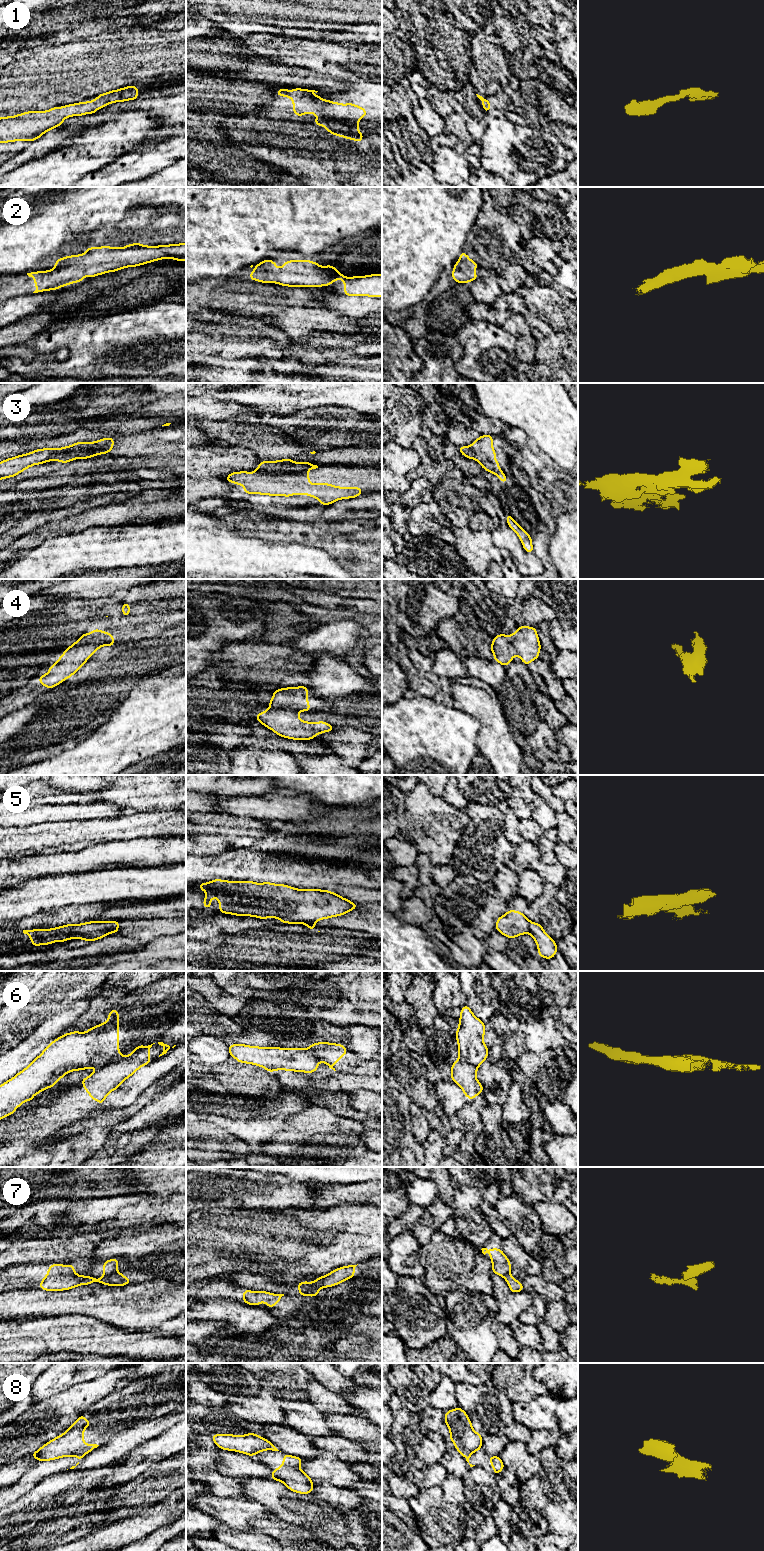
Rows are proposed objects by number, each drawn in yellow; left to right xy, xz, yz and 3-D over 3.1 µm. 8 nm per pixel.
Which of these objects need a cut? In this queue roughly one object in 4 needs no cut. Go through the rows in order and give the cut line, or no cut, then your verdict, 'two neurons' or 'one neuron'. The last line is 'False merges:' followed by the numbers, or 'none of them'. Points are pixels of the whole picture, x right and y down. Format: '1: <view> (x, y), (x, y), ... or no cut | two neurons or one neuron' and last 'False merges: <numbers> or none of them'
1: no cut | one neuron
2: no cut | one neuron
3: xy (104, 453), (99, 451), (70, 450), (59, 452), (53, 459) | two neurons
4: no cut | one neuron
5: xy (112, 921), (106, 925), (108, 933) | two neurons
6: xy (122, 1056), (98, 1068) | two neurons
7: xy (116, 1270), (103, 1277) | two neurons
8: xy (83, 1454), (76, 1456) | two neurons
False merges: 3, 5, 6, 7, 8

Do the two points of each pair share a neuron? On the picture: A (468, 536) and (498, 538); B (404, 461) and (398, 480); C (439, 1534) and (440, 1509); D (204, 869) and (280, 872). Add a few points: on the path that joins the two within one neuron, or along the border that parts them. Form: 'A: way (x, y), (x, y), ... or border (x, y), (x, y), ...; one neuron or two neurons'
A: border (490, 532), (492, 543), (497, 548); two neurons
B: border (392, 470), (406, 476); two neurons
C: way (439, 1528), (440, 1515); one neuron
D: way (223, 869), (261, 869); one neuron

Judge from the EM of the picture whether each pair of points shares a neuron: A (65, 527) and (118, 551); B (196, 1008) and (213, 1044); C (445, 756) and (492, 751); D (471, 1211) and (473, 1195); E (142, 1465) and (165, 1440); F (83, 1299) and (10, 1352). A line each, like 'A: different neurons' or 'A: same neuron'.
A: different neurons
B: different neurons
C: different neurons
D: same neuron
E: same neuron
F: different neurons

